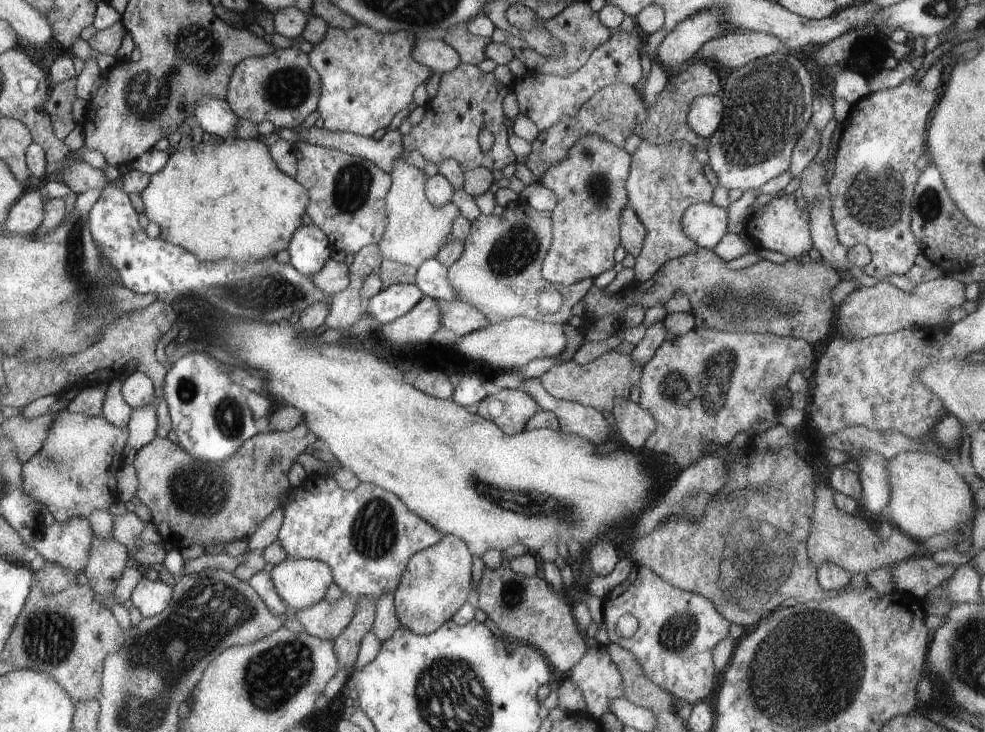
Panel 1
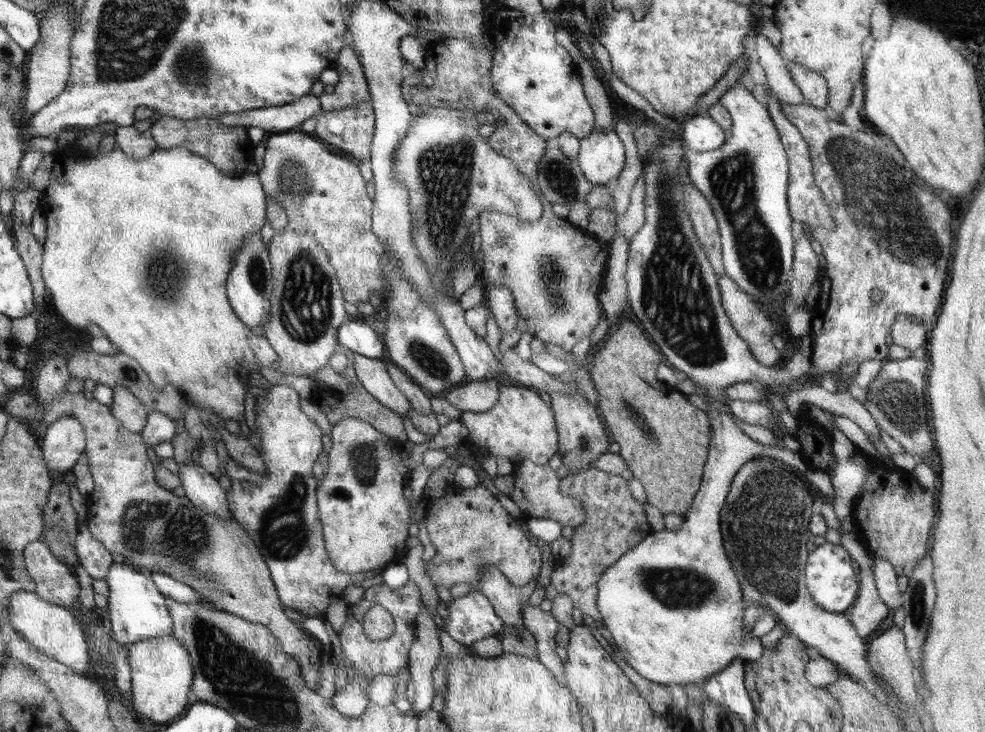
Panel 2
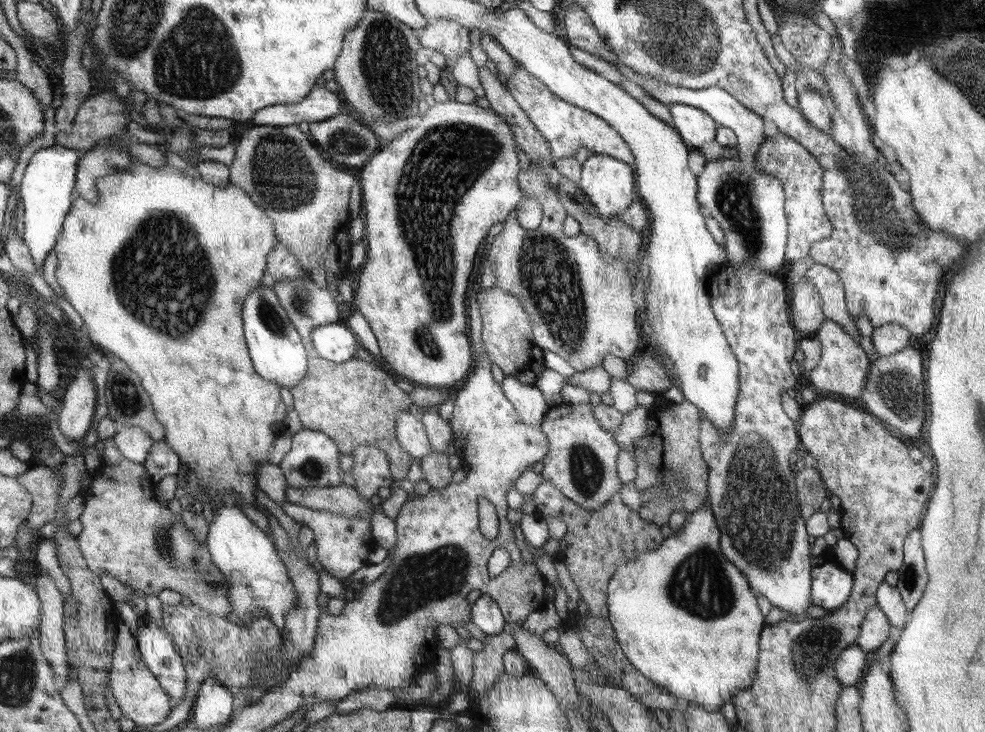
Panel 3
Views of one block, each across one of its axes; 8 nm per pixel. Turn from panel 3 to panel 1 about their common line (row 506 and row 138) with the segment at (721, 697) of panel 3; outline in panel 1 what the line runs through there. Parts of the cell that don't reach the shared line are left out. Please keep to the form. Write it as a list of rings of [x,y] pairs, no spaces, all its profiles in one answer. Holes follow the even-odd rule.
[[[699,96],[691,100],[689,112],[687,112],[687,124],[689,128],[703,140],[709,140],[713,132],[719,128],[719,122],[723,118],[723,102],[719,96]]]

